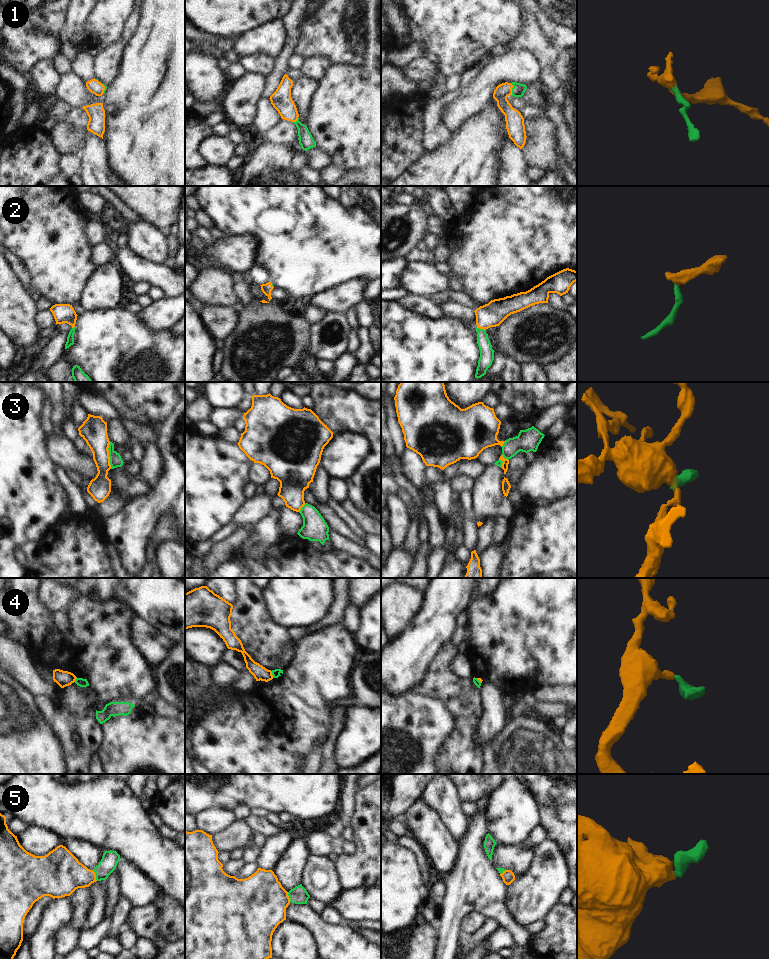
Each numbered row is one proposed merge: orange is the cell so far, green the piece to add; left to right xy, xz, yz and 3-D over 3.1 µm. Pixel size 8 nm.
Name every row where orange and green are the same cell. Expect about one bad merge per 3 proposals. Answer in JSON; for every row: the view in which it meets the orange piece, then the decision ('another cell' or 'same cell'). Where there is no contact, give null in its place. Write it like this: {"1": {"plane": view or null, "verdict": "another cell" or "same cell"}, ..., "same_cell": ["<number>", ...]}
{"1": {"plane": "yz", "verdict": "same cell"}, "2": {"plane": "yz", "verdict": "same cell"}, "3": {"plane": "xy", "verdict": "another cell"}, "4": {"plane": "xz", "verdict": "another cell"}, "5": {"plane": "xy", "verdict": "same cell"}, "same_cell": ["1", "2", "5"]}

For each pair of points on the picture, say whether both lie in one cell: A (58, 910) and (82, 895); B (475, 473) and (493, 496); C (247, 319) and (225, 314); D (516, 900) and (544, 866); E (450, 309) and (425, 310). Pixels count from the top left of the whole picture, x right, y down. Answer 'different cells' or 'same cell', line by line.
A: different cells
B: different cells
C: different cells
D: same cell
E: different cells

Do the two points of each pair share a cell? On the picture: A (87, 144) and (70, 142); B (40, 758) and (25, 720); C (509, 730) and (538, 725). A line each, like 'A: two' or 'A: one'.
A: two
B: one
C: one

